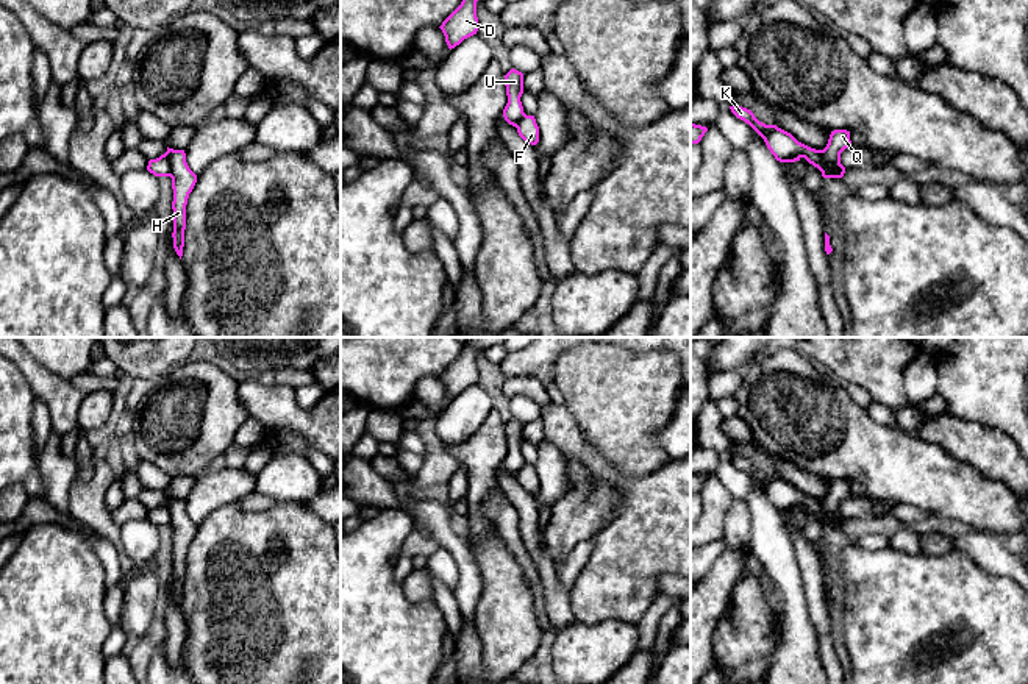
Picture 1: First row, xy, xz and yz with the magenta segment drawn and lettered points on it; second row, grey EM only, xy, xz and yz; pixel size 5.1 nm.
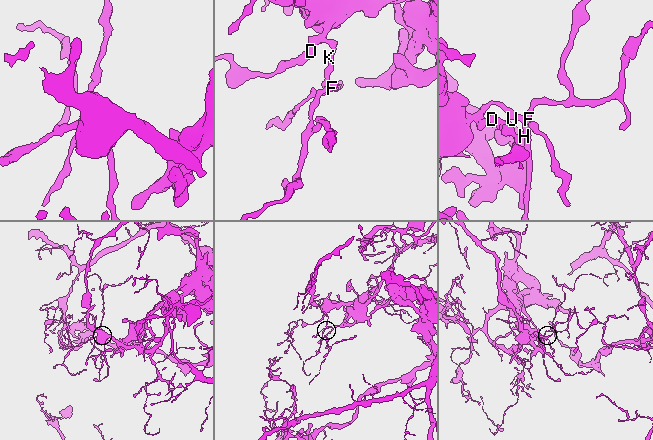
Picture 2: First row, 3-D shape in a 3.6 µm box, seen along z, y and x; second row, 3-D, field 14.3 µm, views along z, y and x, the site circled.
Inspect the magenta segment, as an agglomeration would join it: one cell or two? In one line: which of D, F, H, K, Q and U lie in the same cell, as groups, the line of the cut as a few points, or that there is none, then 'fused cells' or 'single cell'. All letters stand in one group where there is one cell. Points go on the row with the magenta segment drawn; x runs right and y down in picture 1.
D K U / F H Q | xy (166, 152), (171, 175) | fused cells

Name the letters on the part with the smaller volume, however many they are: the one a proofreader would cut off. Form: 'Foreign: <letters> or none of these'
Foreign: F, H, Q

